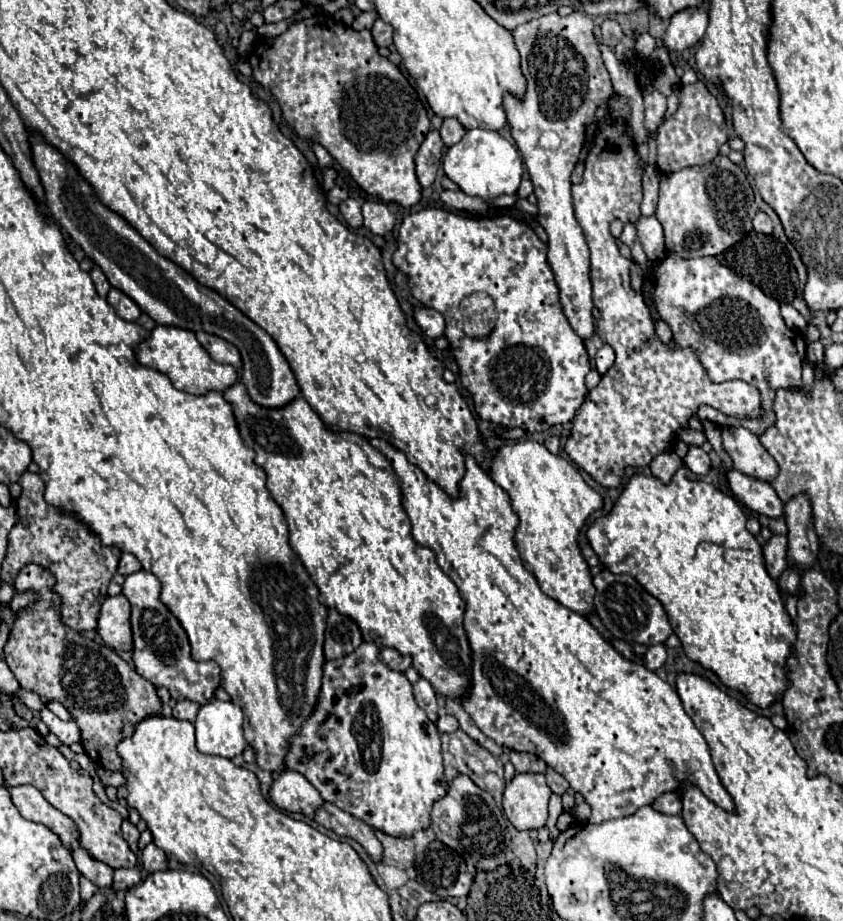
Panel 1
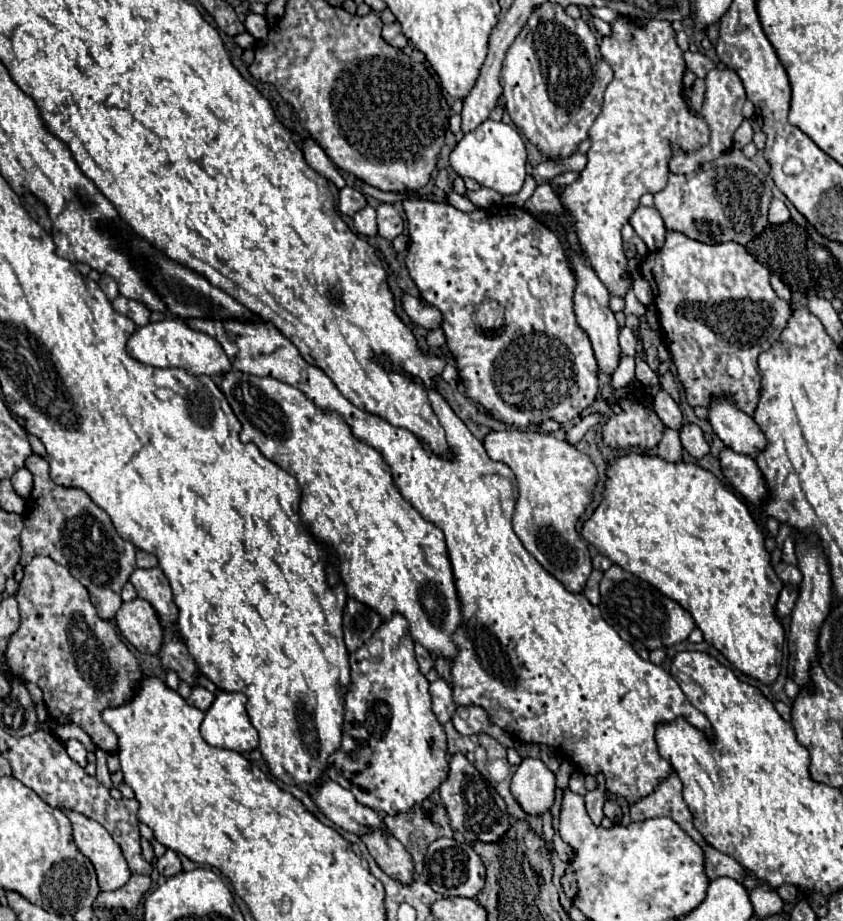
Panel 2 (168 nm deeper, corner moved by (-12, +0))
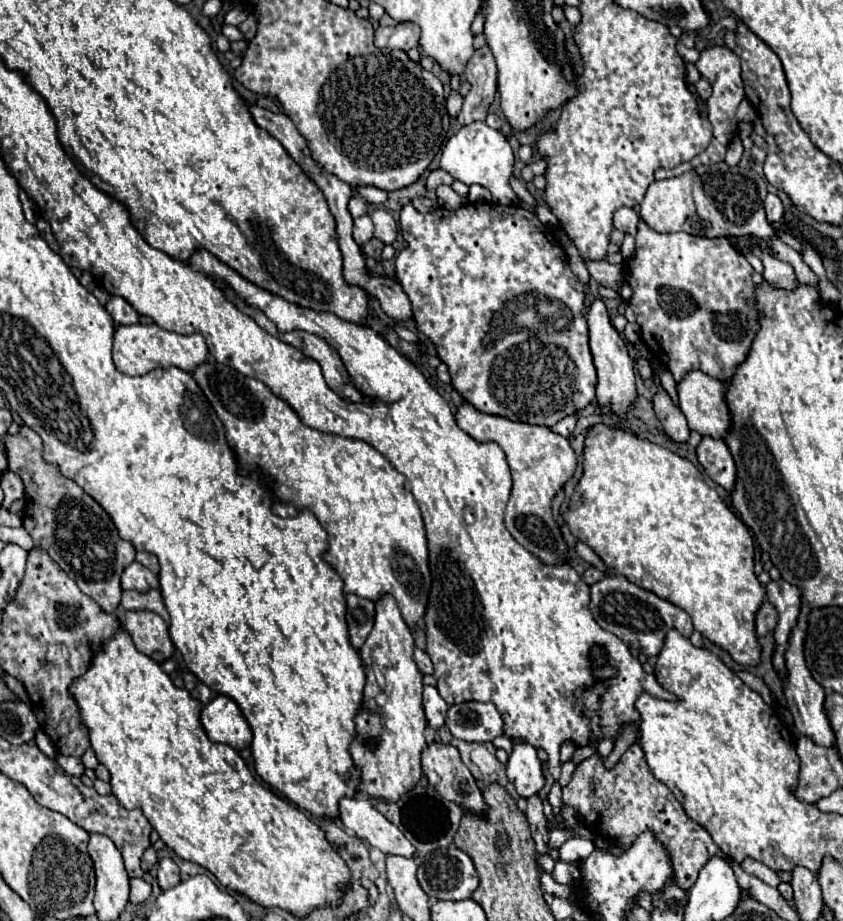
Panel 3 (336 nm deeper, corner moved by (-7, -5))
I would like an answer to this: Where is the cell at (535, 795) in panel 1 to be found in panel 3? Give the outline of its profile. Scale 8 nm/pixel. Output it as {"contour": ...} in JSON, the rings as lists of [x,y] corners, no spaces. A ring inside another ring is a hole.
{"contour":[[[511,739],[513,751],[507,761],[507,777],[513,781],[517,793],[521,797],[531,797],[541,791],[545,779],[541,771],[541,761],[537,757],[537,749],[523,739]]]}

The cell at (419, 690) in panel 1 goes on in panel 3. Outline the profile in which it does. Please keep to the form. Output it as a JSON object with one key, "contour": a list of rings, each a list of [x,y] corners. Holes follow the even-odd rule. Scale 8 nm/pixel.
{"contour":[[[435,687],[423,689],[423,707],[425,707],[425,717],[427,717],[427,727],[439,729],[445,723],[449,705],[443,701],[443,697],[439,695],[439,691]]]}

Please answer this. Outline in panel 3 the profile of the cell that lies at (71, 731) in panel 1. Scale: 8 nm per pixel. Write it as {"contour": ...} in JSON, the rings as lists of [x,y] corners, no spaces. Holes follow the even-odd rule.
{"contour":[[[57,755],[57,763],[59,767],[63,767],[63,771],[67,771],[69,775],[75,775],[75,777],[81,777],[85,767],[81,763],[79,757],[67,757],[67,755]]]}

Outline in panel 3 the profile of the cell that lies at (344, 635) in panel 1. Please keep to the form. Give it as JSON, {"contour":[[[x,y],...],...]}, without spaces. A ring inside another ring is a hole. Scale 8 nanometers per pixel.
{"contour":[[[347,595],[347,625],[351,633],[351,643],[355,649],[361,649],[367,635],[373,629],[375,603],[357,595]]]}

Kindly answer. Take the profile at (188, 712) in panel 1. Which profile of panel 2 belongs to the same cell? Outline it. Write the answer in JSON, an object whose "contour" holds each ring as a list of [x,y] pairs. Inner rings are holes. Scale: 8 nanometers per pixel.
{"contour":[[[202,686],[192,688],[192,694],[190,694],[190,698],[188,698],[188,704],[190,704],[190,706],[196,706],[198,710],[206,712],[212,702],[214,702],[214,694],[212,694],[212,692],[208,692],[208,690],[202,688]]]}

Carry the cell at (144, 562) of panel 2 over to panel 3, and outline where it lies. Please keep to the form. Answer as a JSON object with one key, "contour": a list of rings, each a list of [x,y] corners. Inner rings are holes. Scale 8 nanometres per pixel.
{"contour":[[[137,551],[137,561],[139,561],[141,565],[149,567],[155,575],[159,573],[159,563],[157,563],[157,557],[155,557],[155,555],[151,555],[151,553],[147,553],[147,551]]]}

